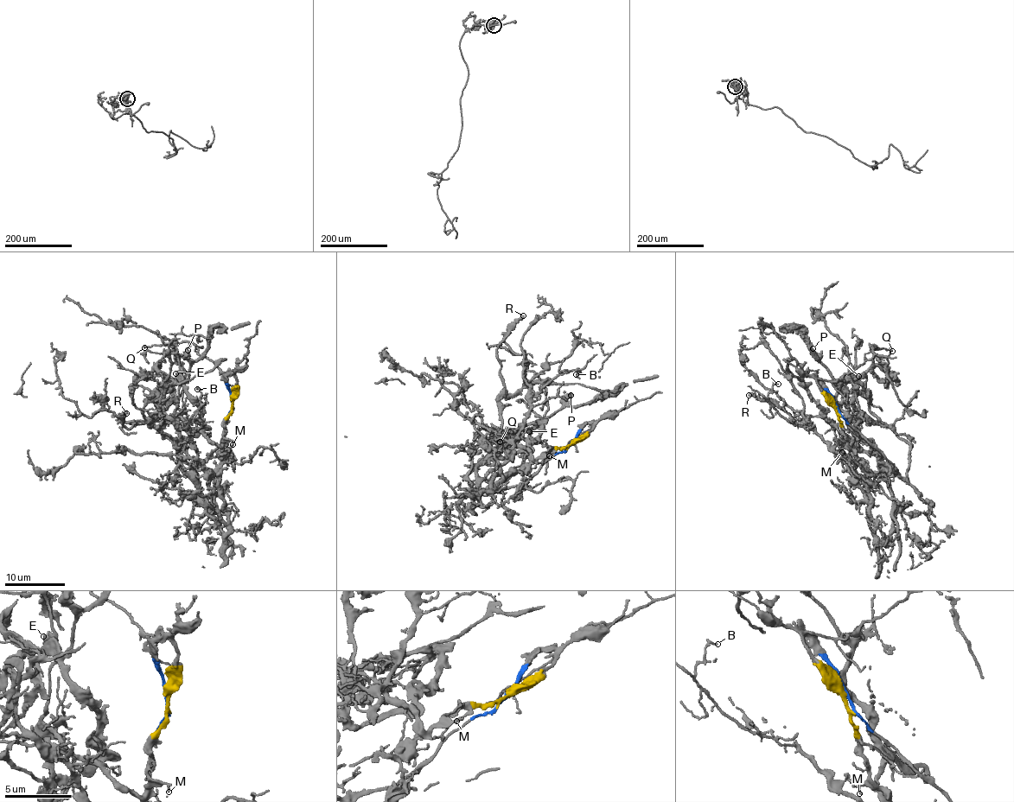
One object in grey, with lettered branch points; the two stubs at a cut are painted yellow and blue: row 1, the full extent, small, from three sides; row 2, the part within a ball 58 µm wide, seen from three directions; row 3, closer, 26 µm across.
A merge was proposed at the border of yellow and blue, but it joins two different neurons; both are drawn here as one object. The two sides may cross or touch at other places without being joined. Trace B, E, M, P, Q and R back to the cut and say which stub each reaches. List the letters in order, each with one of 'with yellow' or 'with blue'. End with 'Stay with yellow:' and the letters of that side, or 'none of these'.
B: with yellow
E: with blue
M: with yellow
P: with blue
Q: with yellow
R: with blue
Stay with yellow: B, M, Q

